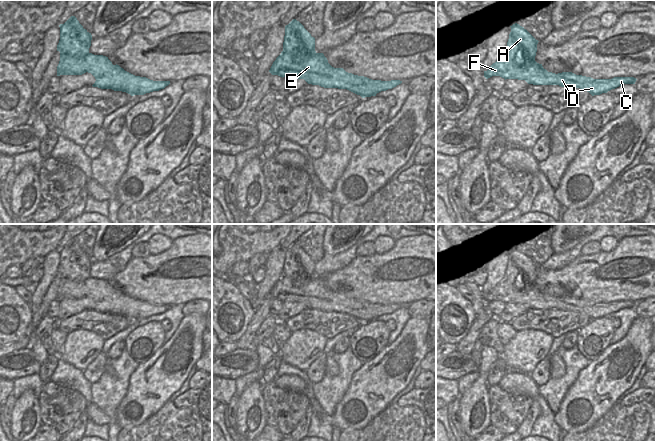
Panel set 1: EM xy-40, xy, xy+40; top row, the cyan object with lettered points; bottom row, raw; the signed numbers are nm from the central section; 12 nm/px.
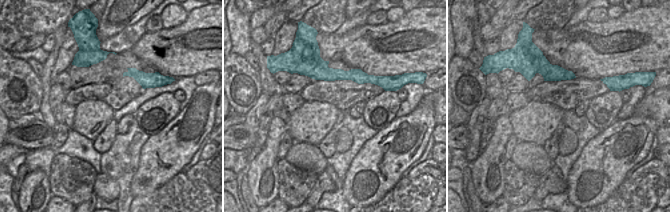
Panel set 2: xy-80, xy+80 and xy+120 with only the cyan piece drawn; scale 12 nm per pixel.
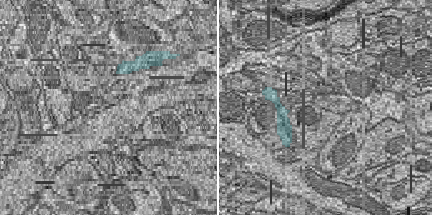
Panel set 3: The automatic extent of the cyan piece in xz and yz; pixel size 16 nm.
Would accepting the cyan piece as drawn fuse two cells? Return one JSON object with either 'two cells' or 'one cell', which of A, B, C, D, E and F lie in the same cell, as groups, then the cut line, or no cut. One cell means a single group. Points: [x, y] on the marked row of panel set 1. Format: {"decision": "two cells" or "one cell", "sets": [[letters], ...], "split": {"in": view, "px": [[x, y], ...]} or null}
{"decision": "two cells", "sets": [["A"], ["B", "C", "D", "E", "F"]], "split": {"in": "xy", "px": [[283, 50], [288, 51], [299, 63], [307, 60], [315, 52]]}}

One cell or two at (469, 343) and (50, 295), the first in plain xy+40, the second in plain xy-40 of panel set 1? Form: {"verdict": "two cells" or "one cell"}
{"verdict": "one cell"}

